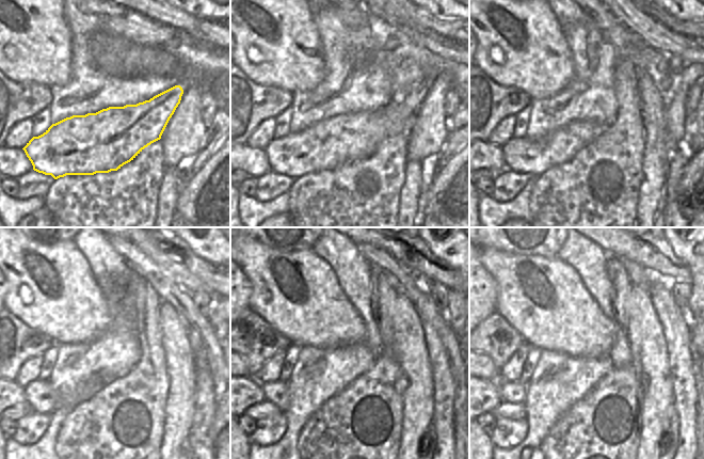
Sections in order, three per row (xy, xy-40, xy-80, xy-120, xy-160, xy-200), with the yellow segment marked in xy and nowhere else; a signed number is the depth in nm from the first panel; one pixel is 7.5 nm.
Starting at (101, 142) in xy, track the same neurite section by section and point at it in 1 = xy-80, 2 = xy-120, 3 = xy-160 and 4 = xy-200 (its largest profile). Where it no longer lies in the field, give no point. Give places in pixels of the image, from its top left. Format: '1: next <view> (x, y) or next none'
1: next xy-80 (533, 158)
2: next xy-120 (40, 394)
3: next xy-160 (277, 393)
4: next xy-200 (512, 392)

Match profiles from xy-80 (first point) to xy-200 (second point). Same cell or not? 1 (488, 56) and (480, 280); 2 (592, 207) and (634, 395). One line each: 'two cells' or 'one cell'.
1: two cells
2: one cell

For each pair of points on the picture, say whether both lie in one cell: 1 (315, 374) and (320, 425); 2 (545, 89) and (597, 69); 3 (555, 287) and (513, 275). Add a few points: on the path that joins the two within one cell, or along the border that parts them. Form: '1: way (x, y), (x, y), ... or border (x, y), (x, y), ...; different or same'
1: border (337, 393), (302, 428); different
2: border (571, 53), (574, 67), (573, 78), (555, 95); different
3: way (544, 287), (529, 287), (524, 282); same

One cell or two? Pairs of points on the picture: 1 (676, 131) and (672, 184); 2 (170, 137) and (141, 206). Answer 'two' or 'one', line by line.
1: two
2: two

